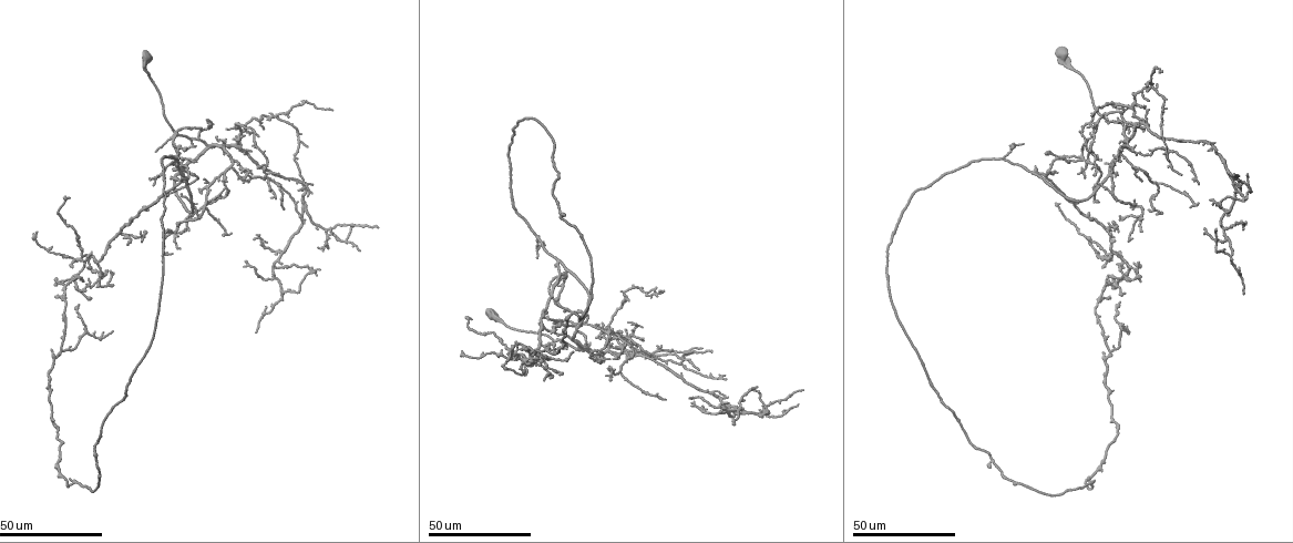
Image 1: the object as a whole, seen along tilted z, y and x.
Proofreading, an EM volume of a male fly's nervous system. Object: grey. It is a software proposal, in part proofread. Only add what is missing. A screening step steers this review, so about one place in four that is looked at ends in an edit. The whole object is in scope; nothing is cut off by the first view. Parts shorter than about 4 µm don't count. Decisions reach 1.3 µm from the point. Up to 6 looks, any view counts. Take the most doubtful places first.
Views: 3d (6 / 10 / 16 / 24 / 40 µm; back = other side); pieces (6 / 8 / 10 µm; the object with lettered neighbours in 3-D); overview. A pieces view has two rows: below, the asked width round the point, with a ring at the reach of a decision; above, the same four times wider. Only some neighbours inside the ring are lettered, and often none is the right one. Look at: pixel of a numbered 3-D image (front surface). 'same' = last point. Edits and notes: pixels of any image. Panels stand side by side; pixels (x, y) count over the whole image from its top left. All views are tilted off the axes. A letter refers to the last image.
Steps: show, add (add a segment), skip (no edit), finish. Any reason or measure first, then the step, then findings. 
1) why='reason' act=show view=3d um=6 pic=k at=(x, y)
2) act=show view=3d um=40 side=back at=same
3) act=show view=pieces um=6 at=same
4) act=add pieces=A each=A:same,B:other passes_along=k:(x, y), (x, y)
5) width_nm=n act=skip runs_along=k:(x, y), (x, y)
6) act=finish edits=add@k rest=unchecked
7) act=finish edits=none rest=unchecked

why='thin end' act=show view=3d um=40 pic=1 at=(1148, 99)

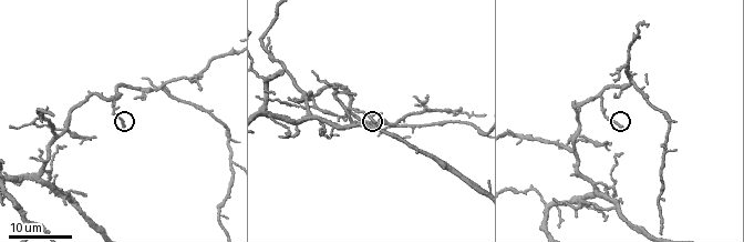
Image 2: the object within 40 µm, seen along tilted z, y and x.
act=show view=pieces um=10 pic=2 at=(620, 128)

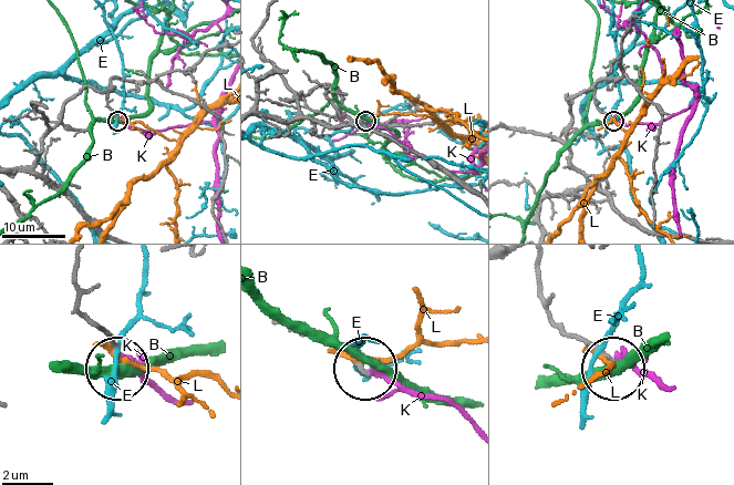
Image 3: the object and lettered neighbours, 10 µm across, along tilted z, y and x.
act=skip each=B:other,E:other,K:other,L:other found='none of them fits'

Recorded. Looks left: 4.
why='an open end' act=show view=3d um=40 pic=1 at=(1091, 126)

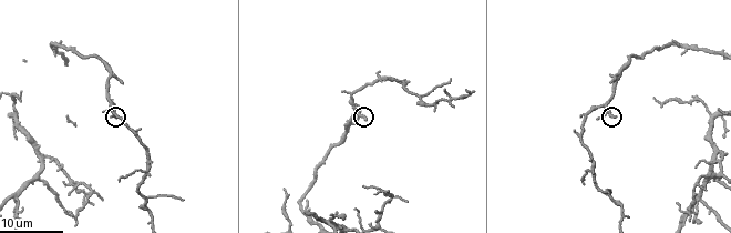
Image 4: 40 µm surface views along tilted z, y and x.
why='see the neighbours' act=show view=pieces um=8 pic=4 at=(616, 116)

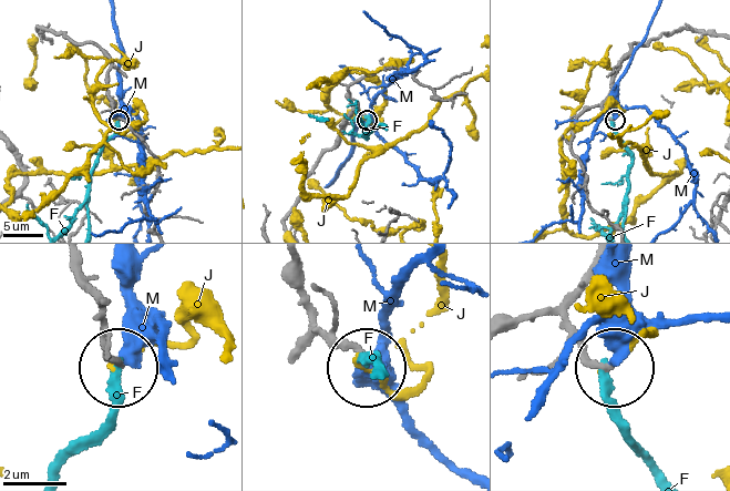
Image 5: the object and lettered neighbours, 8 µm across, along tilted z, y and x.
act=skip each=F:other,J:other,M:other found='none of them fits'

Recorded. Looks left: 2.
why='branch stops here' act=show view=3d um=40 pic=1 at=(537, 256)

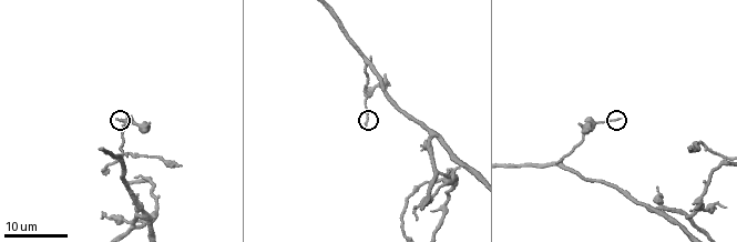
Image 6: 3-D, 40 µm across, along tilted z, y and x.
act=show view=pieces um=8 pic=6 at=(117, 119)

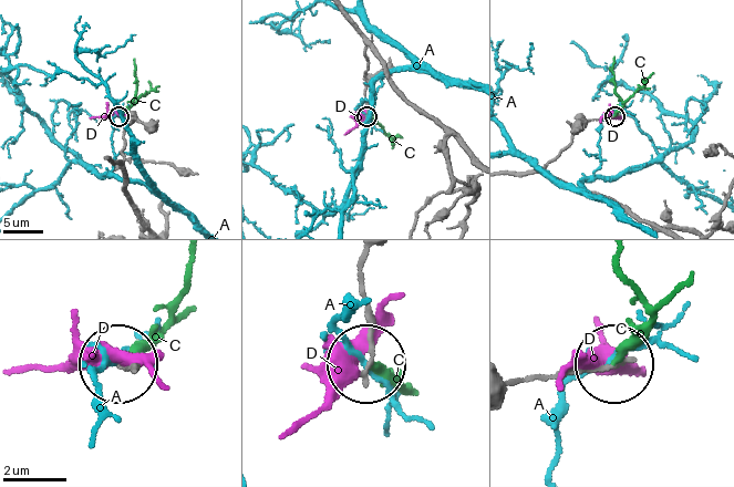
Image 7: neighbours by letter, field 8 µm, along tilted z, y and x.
act=skip each=A:other,C:other,D:other runs_along=7:(512, 383), (609, 369) found='none of them fits'

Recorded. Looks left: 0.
act=finish edits=none rest=unchecked

